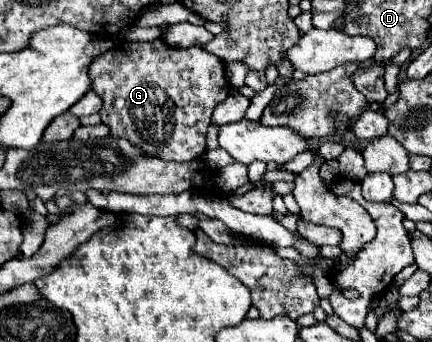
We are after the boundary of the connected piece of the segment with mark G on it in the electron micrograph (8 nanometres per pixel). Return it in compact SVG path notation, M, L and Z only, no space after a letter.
M161 39L149 43L123 43L119 49L103 53L95 59L95 65L91 65L91 81L95 85L93 91L103 99L103 109L99 115L111 129L113 139L123 137L145 155L175 163L187 163L199 159L205 153L205 137L211 123L211 113L221 101L225 101L231 91L223 61L219 57L207 53L203 47L173 49Z

